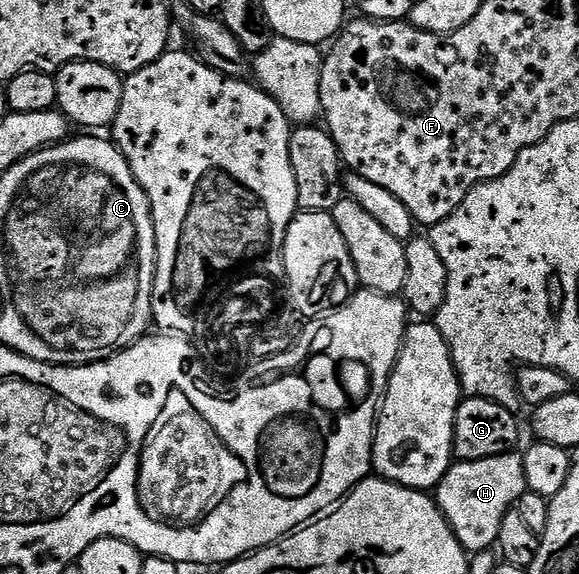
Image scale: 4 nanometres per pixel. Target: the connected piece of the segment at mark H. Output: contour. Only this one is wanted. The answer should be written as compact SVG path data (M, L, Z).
M509 453L478 461L453 462L434 489L434 498L464 550L475 553L496 547L502 517L515 508L527 490L523 454Z

